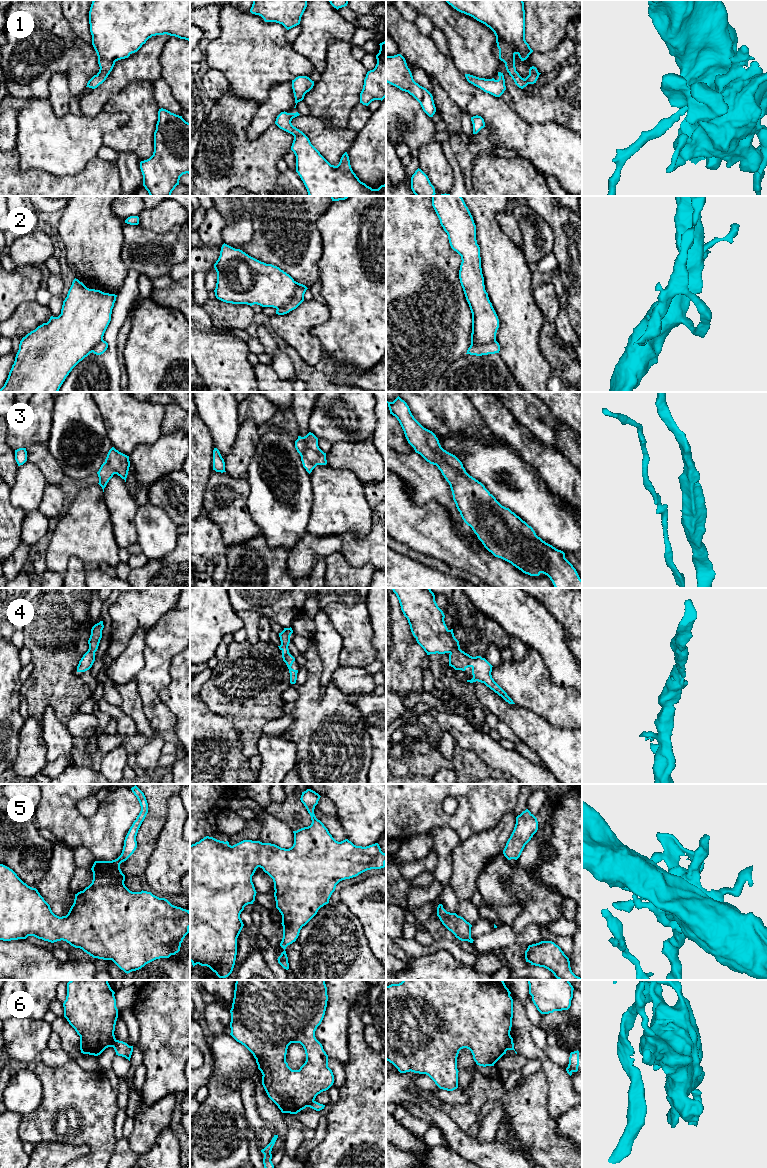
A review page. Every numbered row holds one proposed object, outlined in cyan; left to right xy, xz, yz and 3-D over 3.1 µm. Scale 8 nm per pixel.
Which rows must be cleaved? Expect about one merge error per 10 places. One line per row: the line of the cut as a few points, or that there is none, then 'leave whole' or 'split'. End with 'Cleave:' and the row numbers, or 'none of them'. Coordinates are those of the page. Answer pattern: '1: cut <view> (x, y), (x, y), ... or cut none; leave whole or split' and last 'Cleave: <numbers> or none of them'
1: cut none; leave whole
2: cut xz (295, 281), (293, 296), (277, 309); split
3: cut none; leave whole
4: cut none; leave whole
5: cut none; leave whole
6: cut none; leave whole
Cleave: 2

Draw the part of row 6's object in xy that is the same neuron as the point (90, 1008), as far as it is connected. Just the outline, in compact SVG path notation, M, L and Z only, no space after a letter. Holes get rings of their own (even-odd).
M70 980L67 996L63 1003L64 1017L80 1036L80 1050L83 1054L98 1056L106 1048L113 1047L116 1055L130 1061L133 1046L115 1038L114 1031L118 1018L115 992L108 980Z

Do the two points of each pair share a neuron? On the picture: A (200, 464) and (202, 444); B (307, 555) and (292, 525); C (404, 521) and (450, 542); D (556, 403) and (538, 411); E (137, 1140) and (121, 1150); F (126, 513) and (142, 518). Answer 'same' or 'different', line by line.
A: same
B: different
C: same
D: different
E: different
F: different

